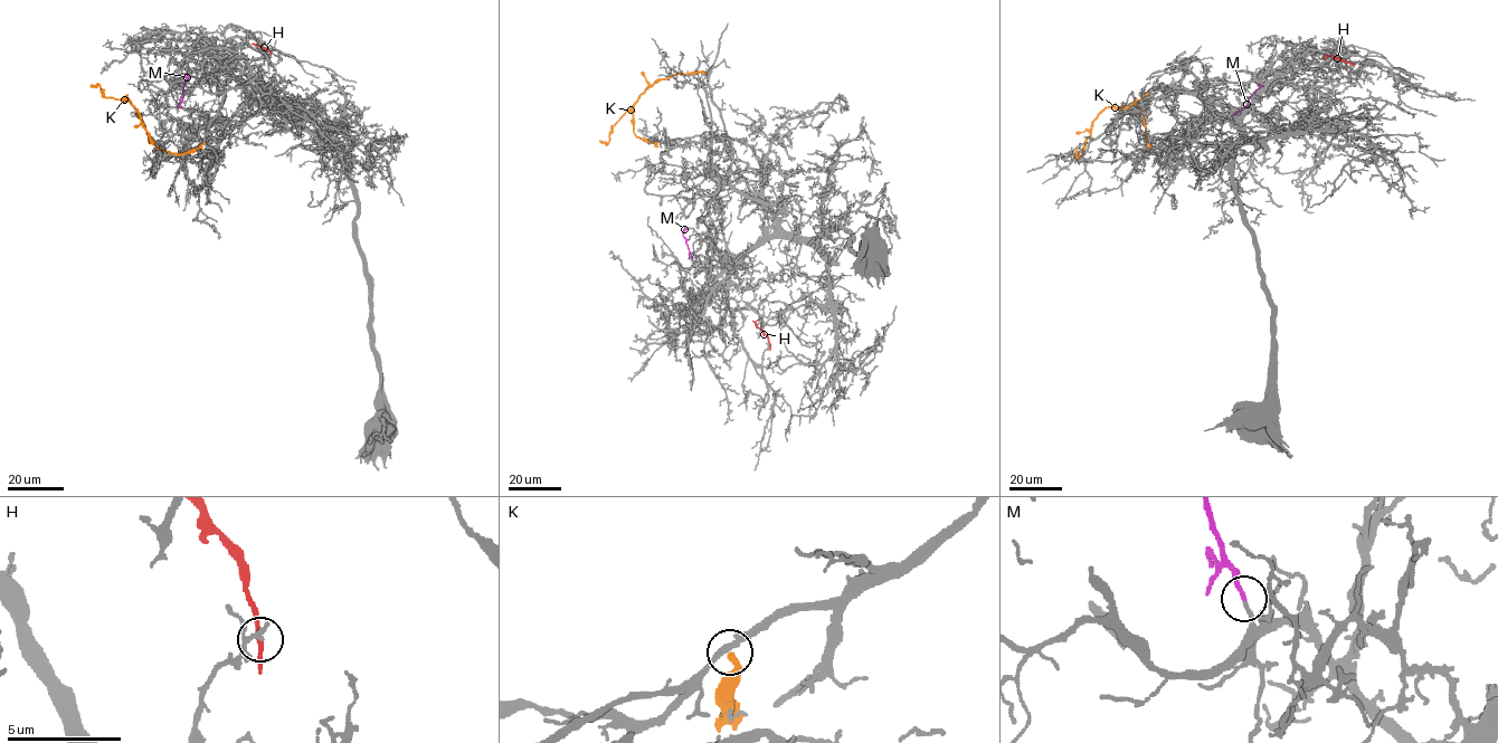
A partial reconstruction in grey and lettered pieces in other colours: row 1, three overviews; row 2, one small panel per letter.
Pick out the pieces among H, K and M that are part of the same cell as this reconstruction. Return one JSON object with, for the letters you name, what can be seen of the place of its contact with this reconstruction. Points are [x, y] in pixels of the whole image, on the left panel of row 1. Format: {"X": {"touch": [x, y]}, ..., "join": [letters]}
{"M": {"touch": [188, 76]}, "join": ["M"]}

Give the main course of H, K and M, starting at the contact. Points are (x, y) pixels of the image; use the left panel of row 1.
H: (269, 53), (255, 45), (258, 48)
K: (204, 142), (181, 153), (159, 149), (140, 113), (128, 99), (124, 99), (125, 96), (143, 124), (150, 143)
M: (188, 76), (179, 103), (182, 108)

